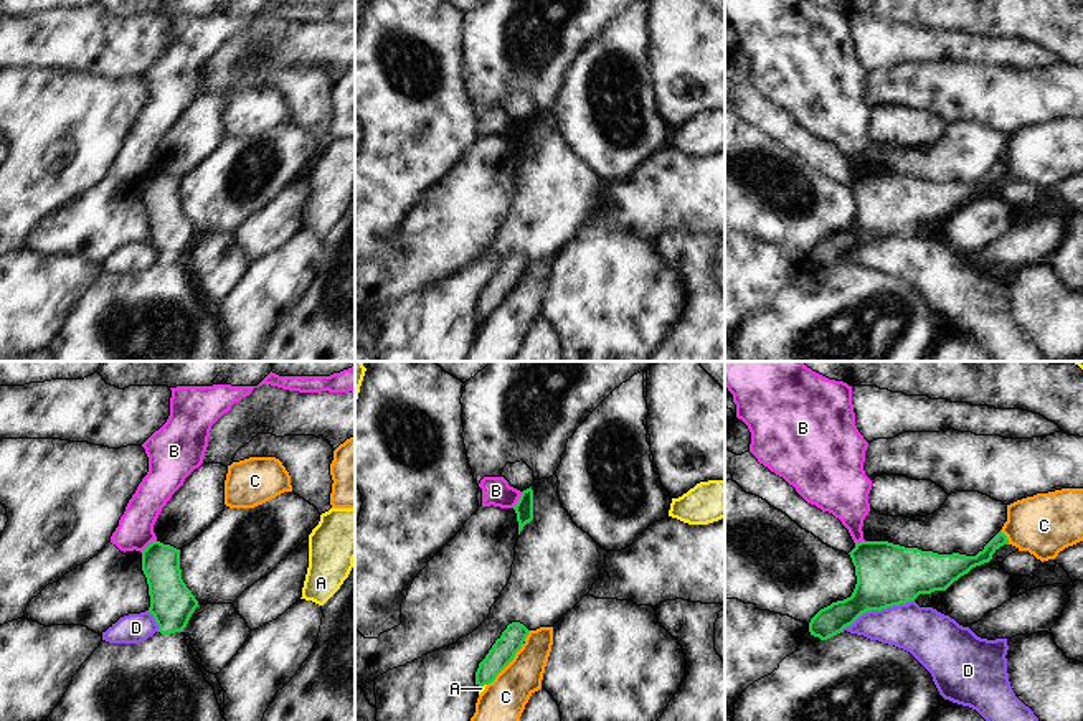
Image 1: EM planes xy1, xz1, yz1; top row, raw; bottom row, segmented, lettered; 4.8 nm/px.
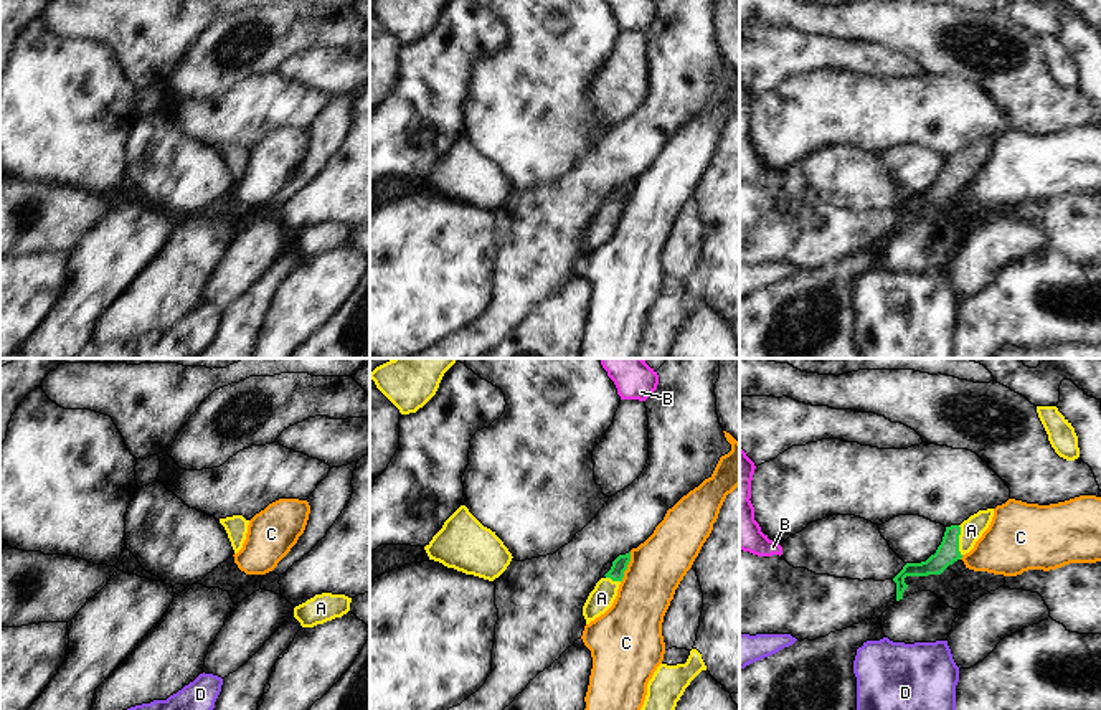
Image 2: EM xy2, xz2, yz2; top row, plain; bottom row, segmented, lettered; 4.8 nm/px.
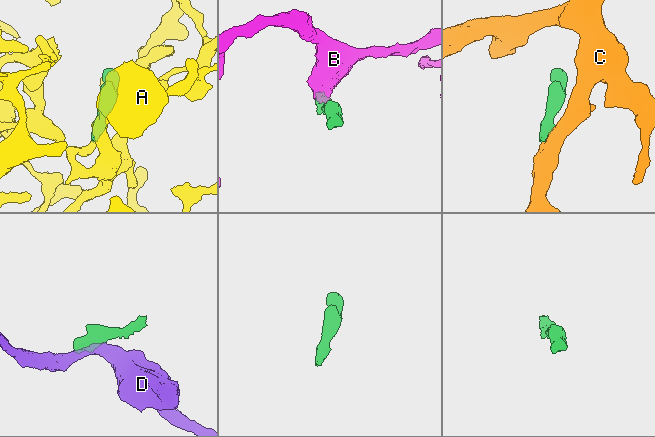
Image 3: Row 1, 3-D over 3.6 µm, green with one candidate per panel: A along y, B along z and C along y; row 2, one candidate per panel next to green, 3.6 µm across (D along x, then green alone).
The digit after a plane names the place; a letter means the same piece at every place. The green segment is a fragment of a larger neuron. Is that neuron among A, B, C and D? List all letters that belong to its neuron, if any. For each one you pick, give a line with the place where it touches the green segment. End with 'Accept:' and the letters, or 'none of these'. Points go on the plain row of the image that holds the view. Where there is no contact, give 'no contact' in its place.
A: meets green in yz2 at (958, 170)
Accept: A

